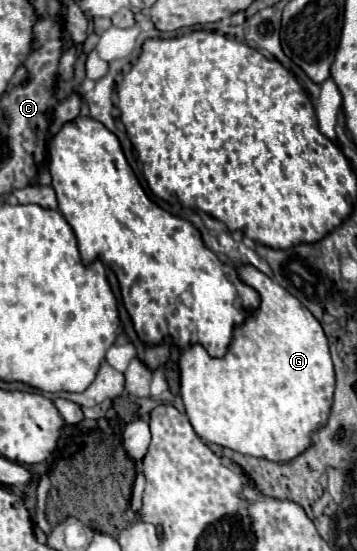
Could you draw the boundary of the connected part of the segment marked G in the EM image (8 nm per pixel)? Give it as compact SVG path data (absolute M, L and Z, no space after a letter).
M238 266L240 278L258 290L262 304L258 312L236 328L234 340L224 358L210 358L208 352L194 344L180 354L180 396L194 432L212 444L236 450L246 456L264 458L274 464L290 464L314 446L312 436L326 426L334 402L334 364L328 340L320 322L296 300L286 288L272 282L254 266Z

